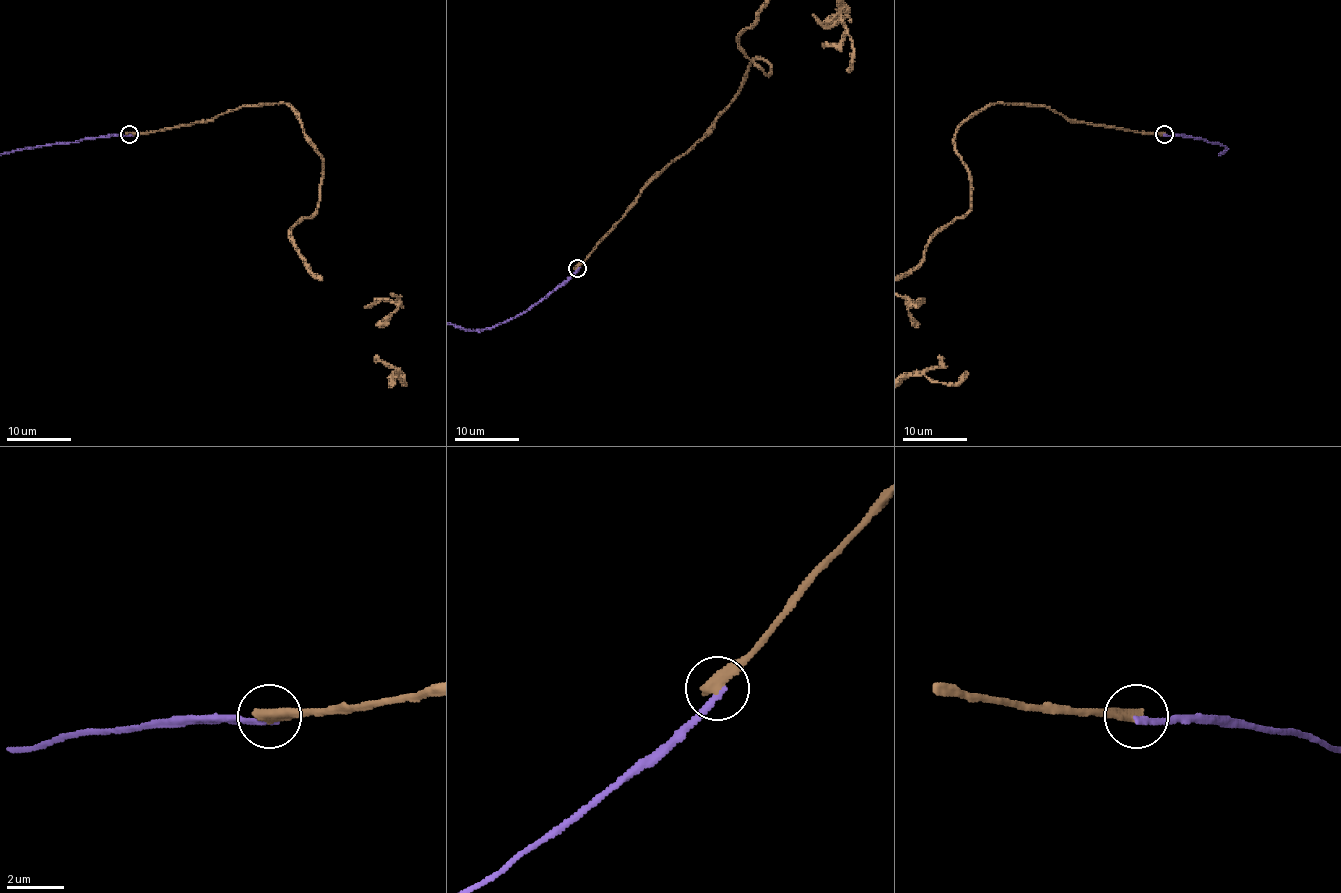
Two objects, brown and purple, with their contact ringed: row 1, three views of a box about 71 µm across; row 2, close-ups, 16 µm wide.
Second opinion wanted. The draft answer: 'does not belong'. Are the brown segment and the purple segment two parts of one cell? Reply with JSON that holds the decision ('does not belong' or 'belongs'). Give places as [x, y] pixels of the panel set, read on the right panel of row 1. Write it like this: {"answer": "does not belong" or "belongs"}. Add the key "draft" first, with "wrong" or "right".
{"draft": "right", "answer": "does not belong"}

